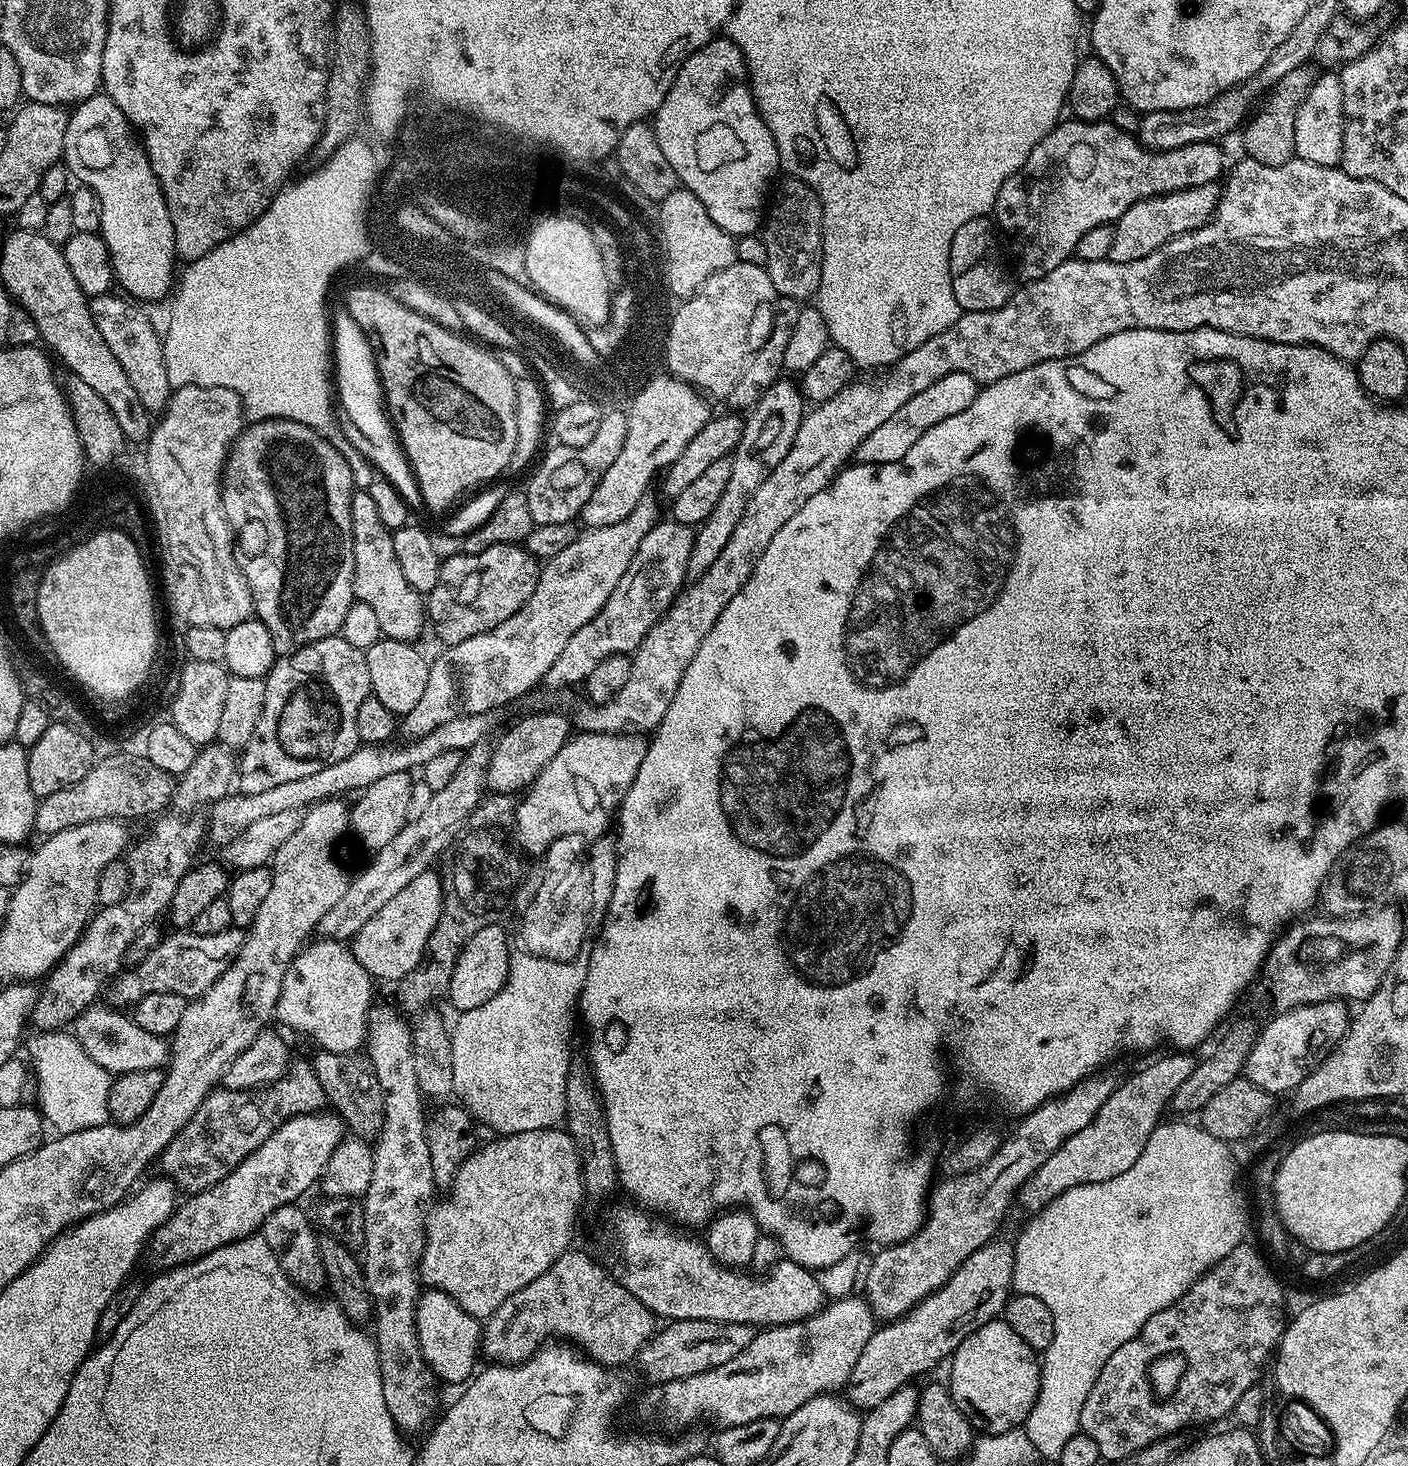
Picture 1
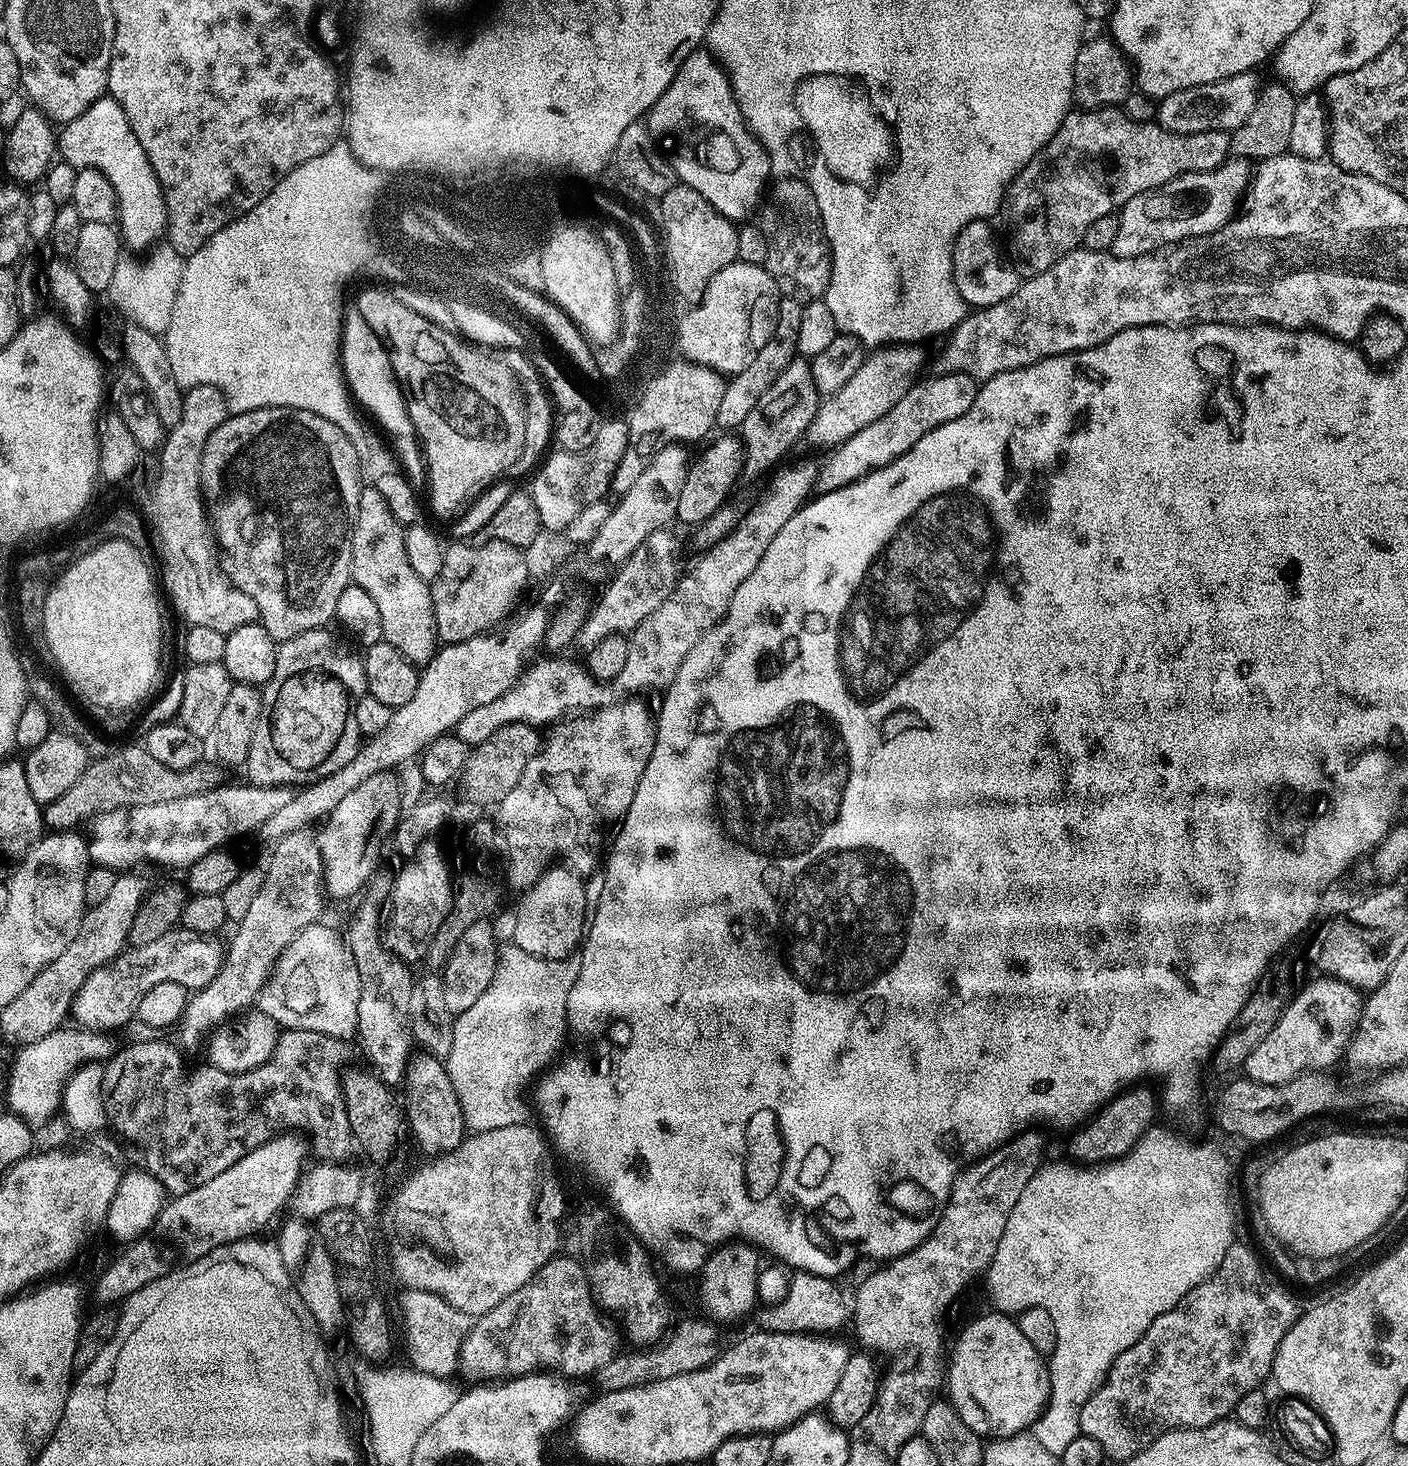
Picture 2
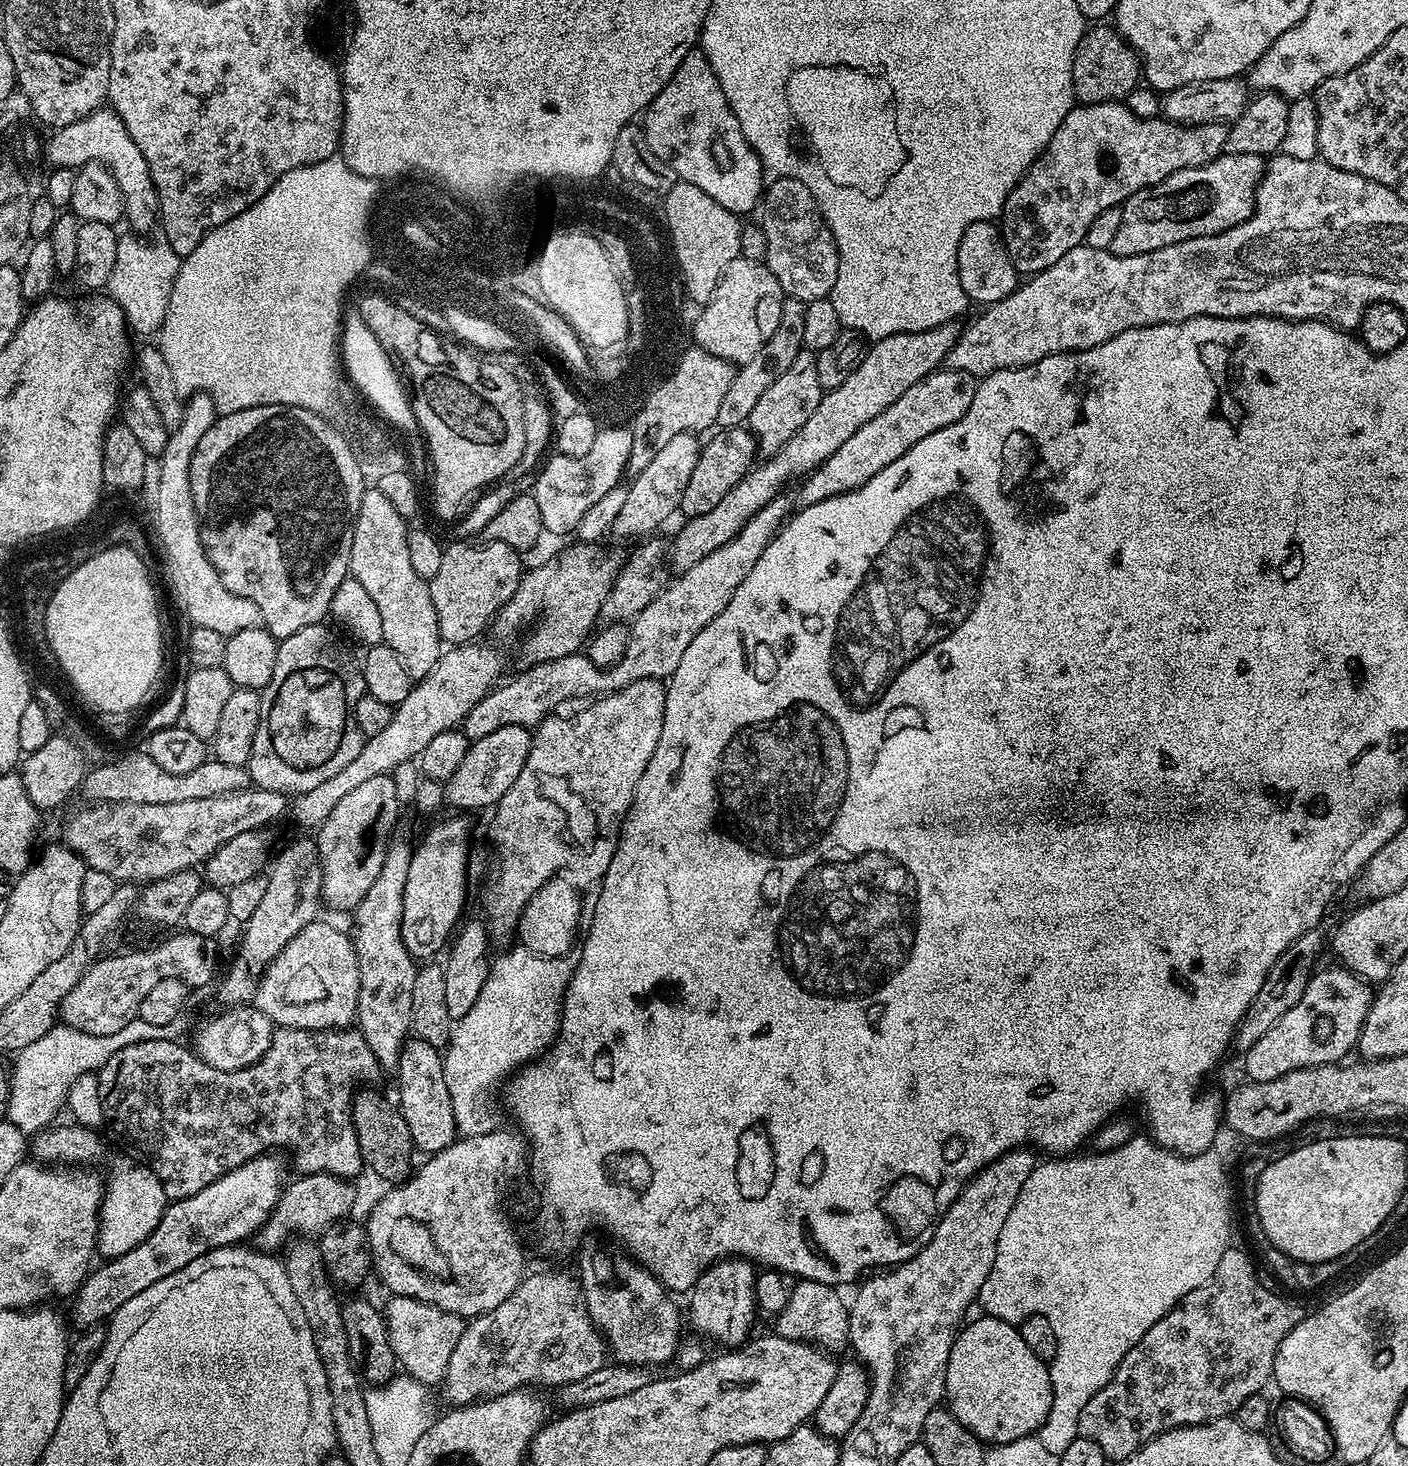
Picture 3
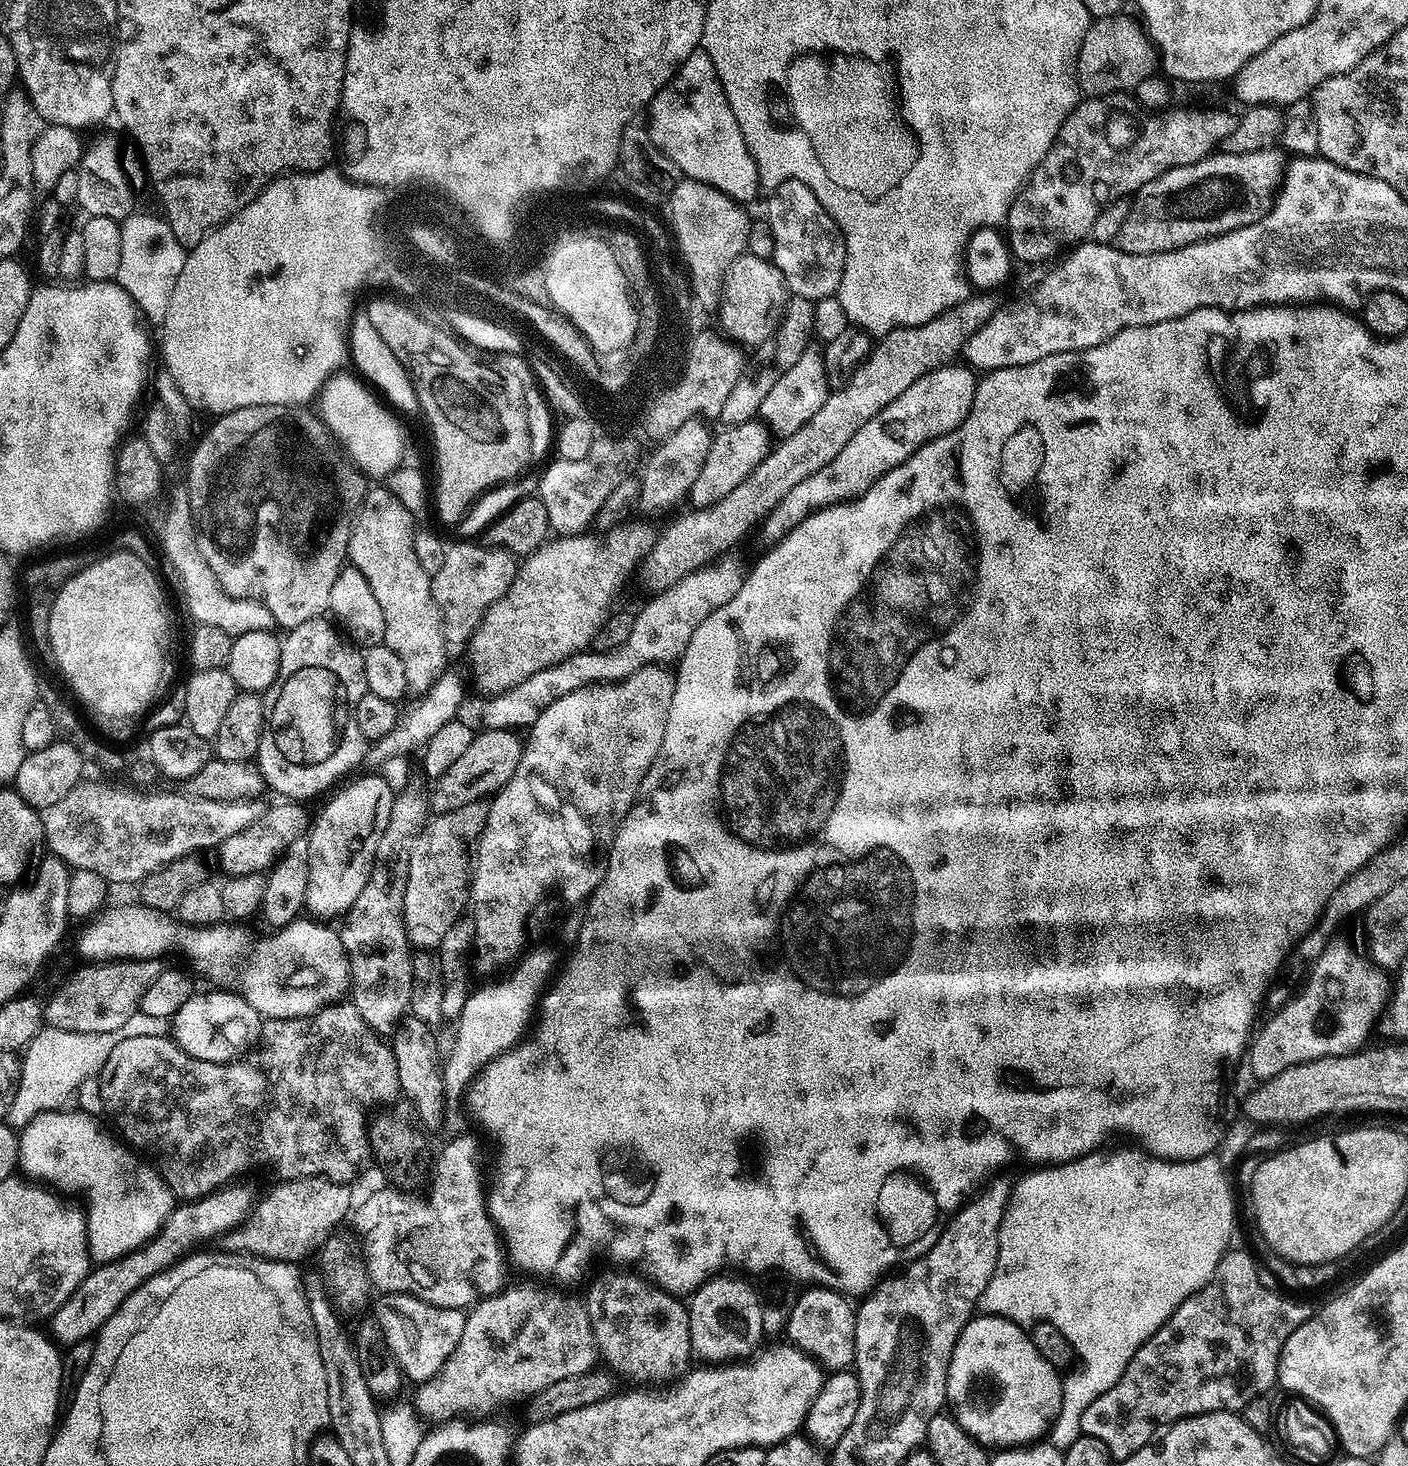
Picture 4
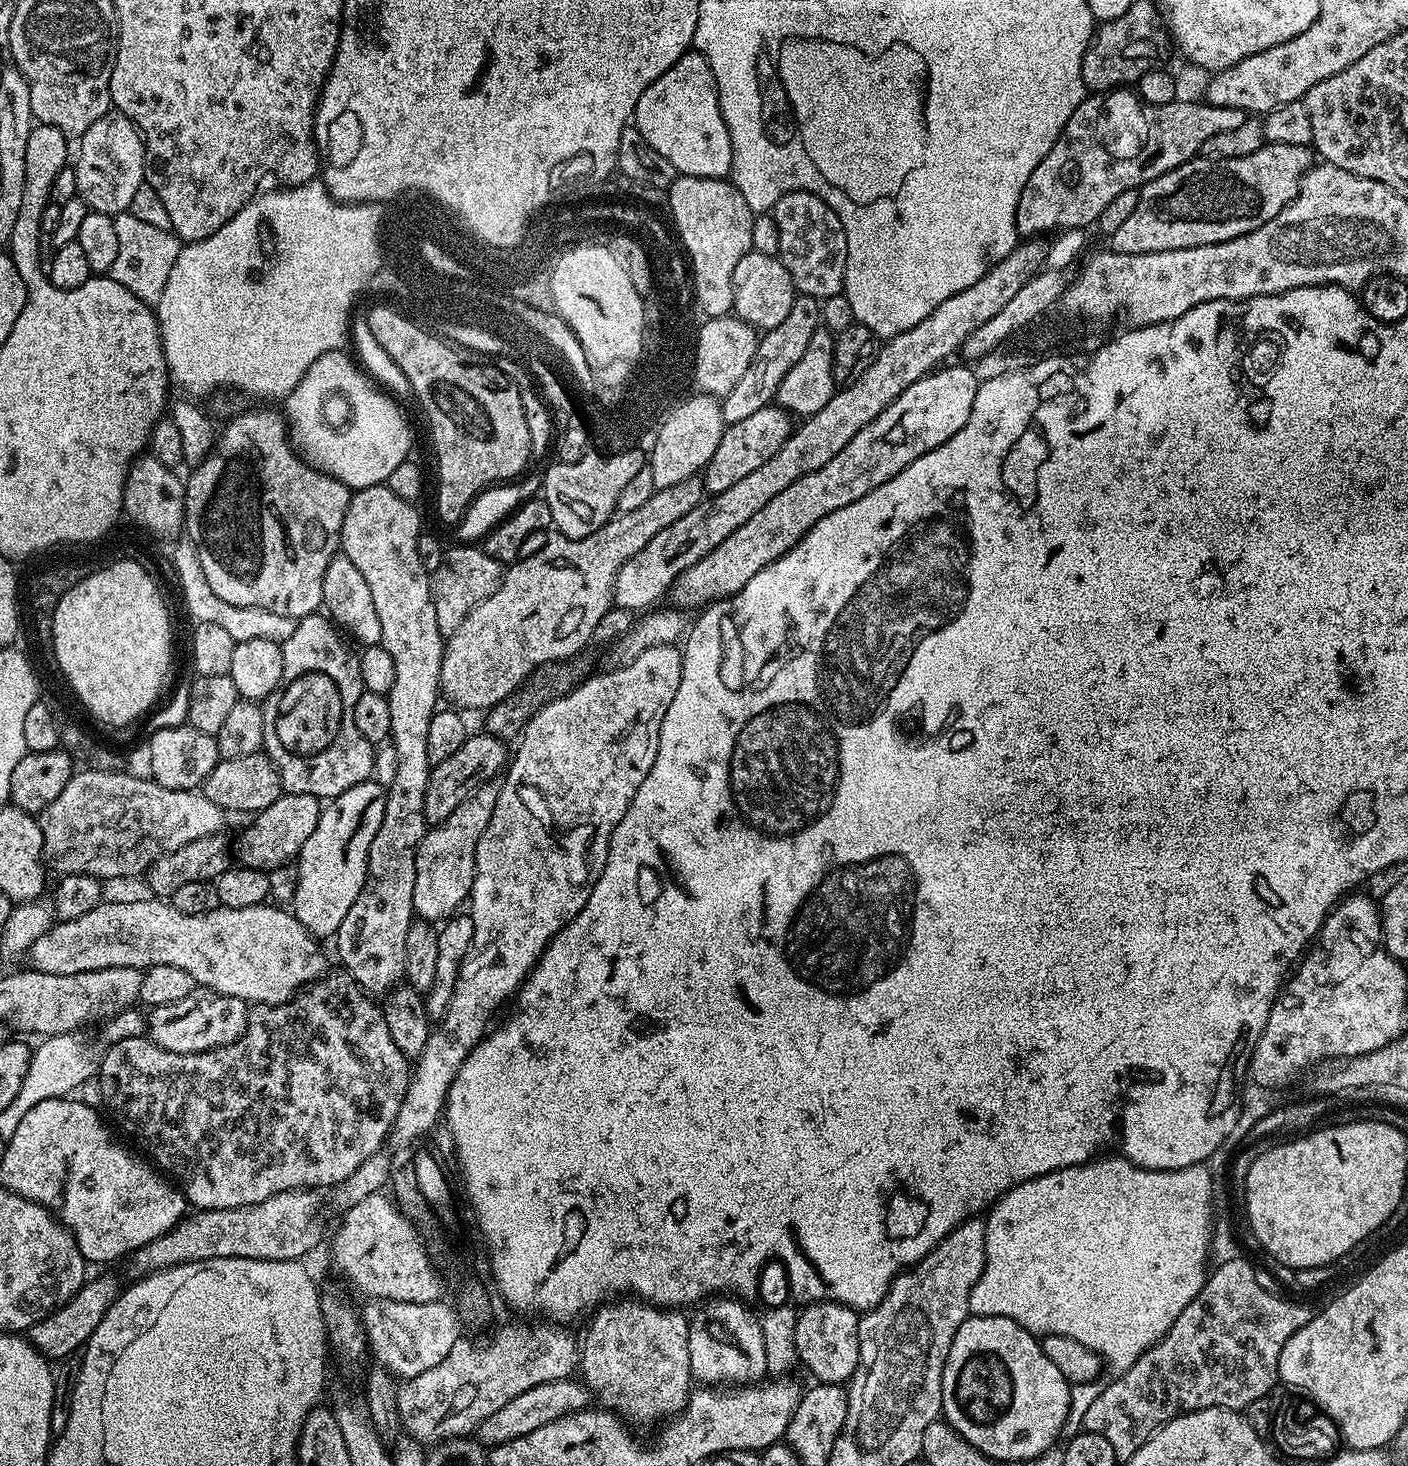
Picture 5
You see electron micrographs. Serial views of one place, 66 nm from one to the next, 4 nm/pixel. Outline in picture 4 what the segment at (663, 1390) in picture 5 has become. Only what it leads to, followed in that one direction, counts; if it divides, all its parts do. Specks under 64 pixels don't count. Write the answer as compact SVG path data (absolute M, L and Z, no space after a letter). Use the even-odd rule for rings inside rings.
M612 1271L616 1272L602 1273L586 1295L599 1359L608 1363L607 1371L633 1380L636 1386L664 1386L679 1380L694 1360L685 1301L635 1271Z

